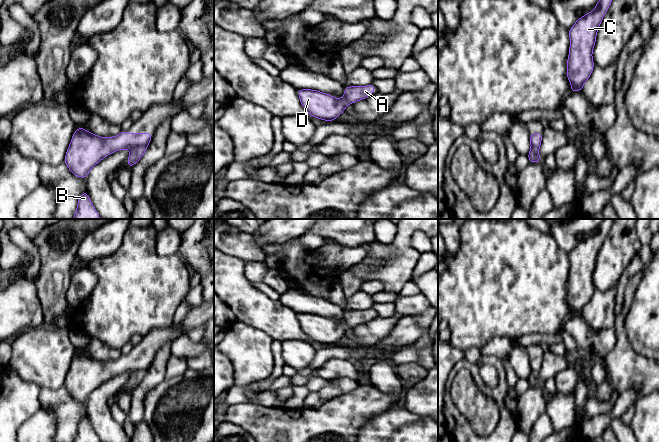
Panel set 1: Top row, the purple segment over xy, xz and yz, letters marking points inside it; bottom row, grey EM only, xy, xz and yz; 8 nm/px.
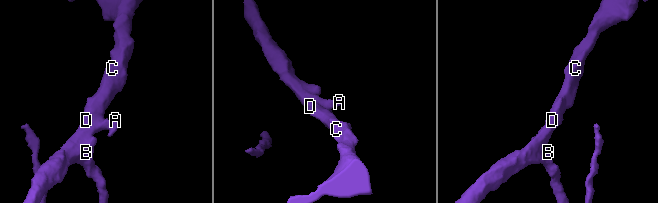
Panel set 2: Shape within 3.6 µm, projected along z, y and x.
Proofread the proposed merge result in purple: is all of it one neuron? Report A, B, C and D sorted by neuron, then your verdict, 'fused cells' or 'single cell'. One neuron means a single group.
A B C D | single cell

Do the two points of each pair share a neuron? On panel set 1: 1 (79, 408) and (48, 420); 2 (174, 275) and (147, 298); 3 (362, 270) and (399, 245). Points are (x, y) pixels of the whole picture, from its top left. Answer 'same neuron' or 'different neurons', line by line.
1: different neurons
2: same neuron
3: same neuron

